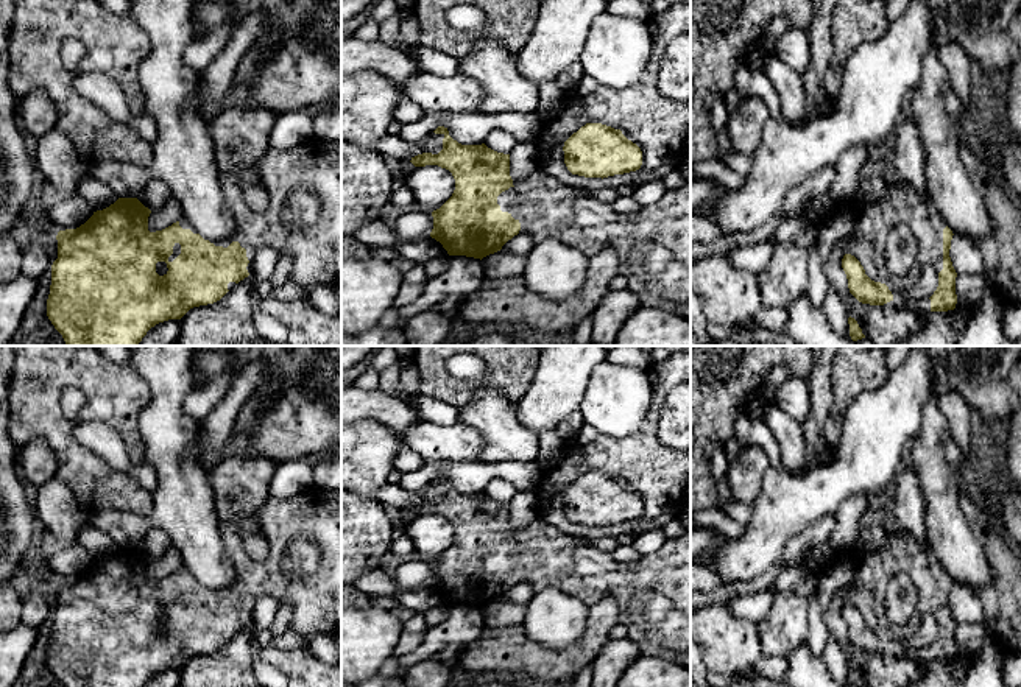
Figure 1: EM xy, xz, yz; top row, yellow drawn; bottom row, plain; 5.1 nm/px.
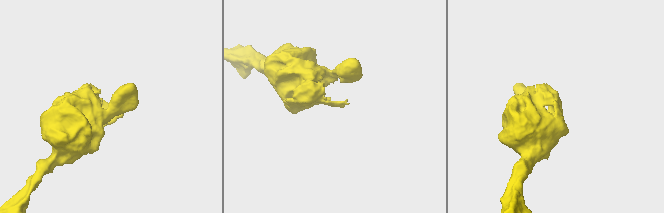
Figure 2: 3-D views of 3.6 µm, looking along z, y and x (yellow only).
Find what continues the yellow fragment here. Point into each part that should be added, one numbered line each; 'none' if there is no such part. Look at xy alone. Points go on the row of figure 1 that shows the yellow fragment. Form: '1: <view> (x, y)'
1: xy (303, 186)

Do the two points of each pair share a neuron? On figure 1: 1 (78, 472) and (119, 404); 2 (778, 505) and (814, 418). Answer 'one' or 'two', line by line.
1: one
2: two

